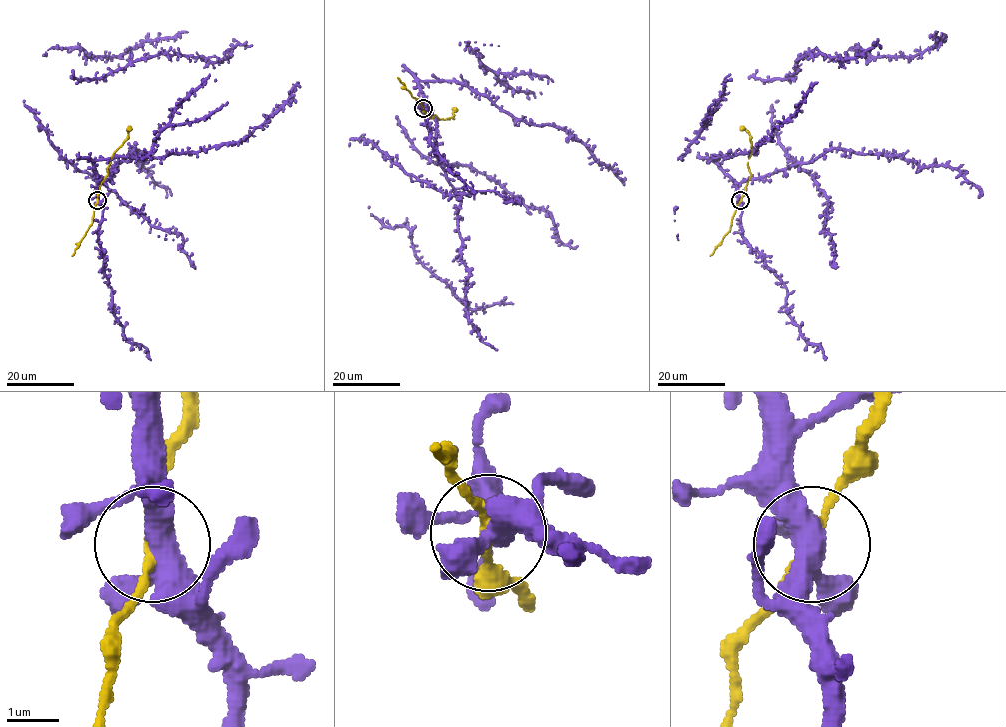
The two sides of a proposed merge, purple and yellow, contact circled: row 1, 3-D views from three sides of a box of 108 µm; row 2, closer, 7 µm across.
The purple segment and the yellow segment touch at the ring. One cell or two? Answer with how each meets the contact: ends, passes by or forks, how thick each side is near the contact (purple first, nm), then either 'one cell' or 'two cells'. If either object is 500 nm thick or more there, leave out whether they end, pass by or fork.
purple forks there; yellow passes by; 400 nm thick on the purple side, 160 nm on the other; one cell

